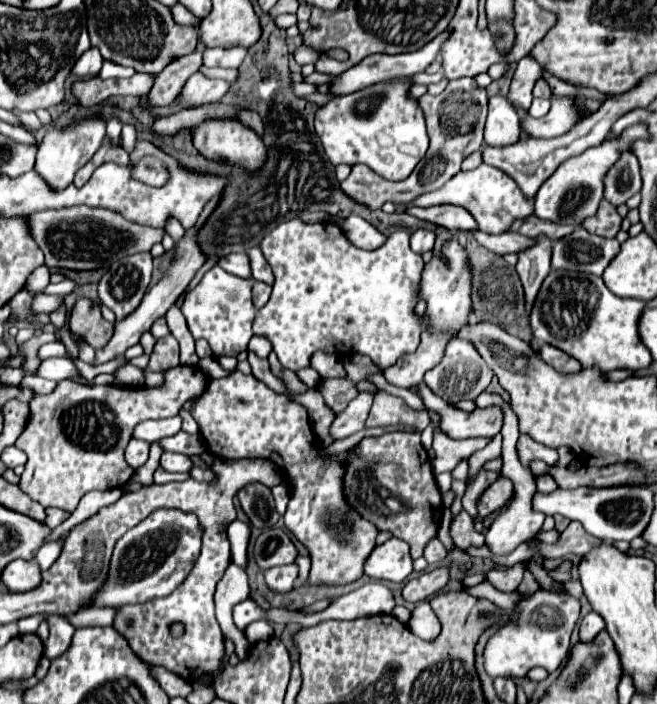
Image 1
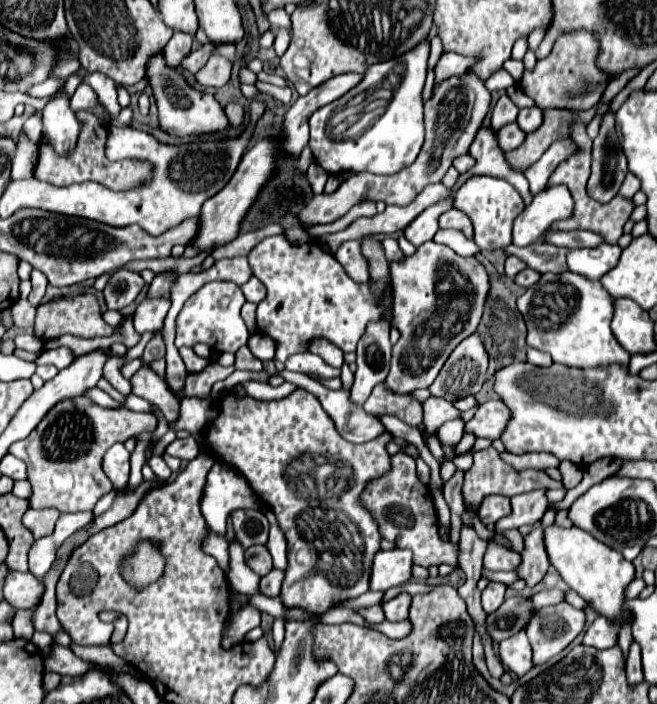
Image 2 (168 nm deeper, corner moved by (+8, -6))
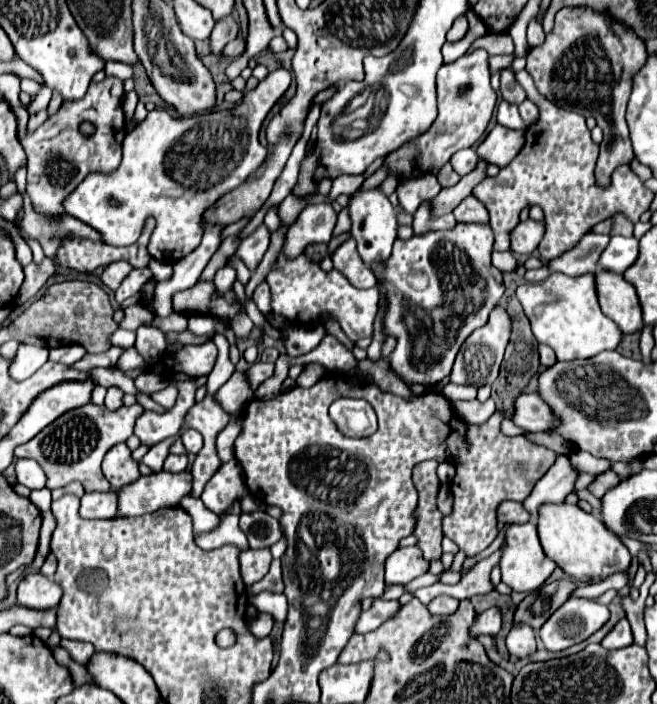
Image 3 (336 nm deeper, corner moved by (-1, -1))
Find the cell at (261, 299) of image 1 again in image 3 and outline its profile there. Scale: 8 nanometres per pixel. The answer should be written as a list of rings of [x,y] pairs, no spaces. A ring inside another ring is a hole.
[[[255,363],[251,369],[249,369],[249,379],[251,379],[251,387],[257,389],[257,385],[265,379],[269,379],[275,371],[275,365],[273,363]]]

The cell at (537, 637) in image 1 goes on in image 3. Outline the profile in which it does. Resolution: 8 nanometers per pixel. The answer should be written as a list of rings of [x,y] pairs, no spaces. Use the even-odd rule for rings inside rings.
[[[571,597],[539,629],[541,641],[549,651],[563,651],[589,639],[609,621],[609,609],[591,599]]]

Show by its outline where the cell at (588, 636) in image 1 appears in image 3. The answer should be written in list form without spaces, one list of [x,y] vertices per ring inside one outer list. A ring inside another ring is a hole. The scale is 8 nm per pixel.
[[[621,619],[613,631],[603,639],[601,643],[605,649],[619,649],[619,647],[629,647],[633,645],[633,635],[631,635],[631,627],[627,619]]]

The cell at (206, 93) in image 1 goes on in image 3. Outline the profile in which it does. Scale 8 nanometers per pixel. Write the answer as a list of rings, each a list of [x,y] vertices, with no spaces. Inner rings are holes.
[[[237,37],[231,43],[227,43],[227,47],[223,49],[223,55],[227,55],[227,57],[239,57],[239,55],[243,55],[243,51],[245,51],[245,39]]]

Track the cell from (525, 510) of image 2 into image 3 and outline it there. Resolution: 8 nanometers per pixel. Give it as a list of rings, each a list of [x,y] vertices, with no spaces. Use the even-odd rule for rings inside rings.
[[[559,455],[553,467],[537,481],[535,489],[525,499],[523,507],[531,513],[531,517],[537,517],[537,511],[543,503],[563,503],[565,497],[575,489],[577,477],[579,471],[573,467],[571,459]]]

